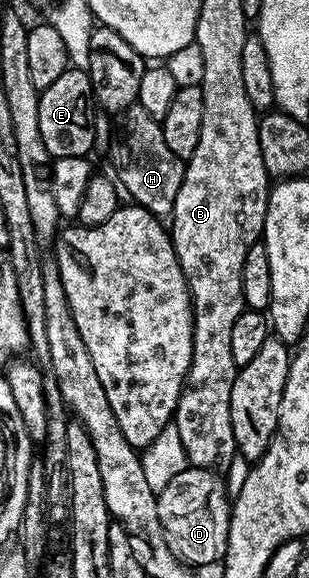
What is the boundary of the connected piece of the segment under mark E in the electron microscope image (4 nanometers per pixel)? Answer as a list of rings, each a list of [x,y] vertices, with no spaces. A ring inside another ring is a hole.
[[[65,70],[63,76],[51,84],[51,88],[42,90],[39,100],[39,133],[43,136],[43,144],[47,144],[50,159],[86,157],[97,138],[97,114],[99,107],[93,97],[88,70]]]

